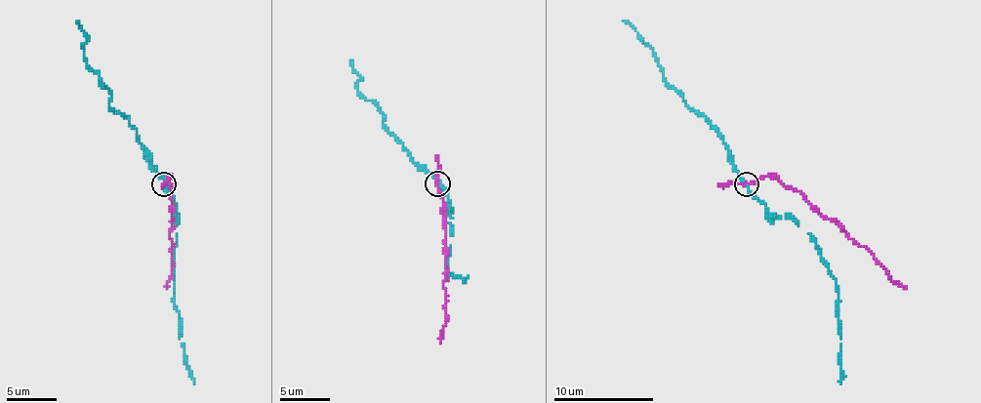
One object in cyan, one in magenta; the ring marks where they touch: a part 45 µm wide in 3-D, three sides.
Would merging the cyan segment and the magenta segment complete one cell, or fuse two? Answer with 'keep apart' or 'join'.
keep apart

